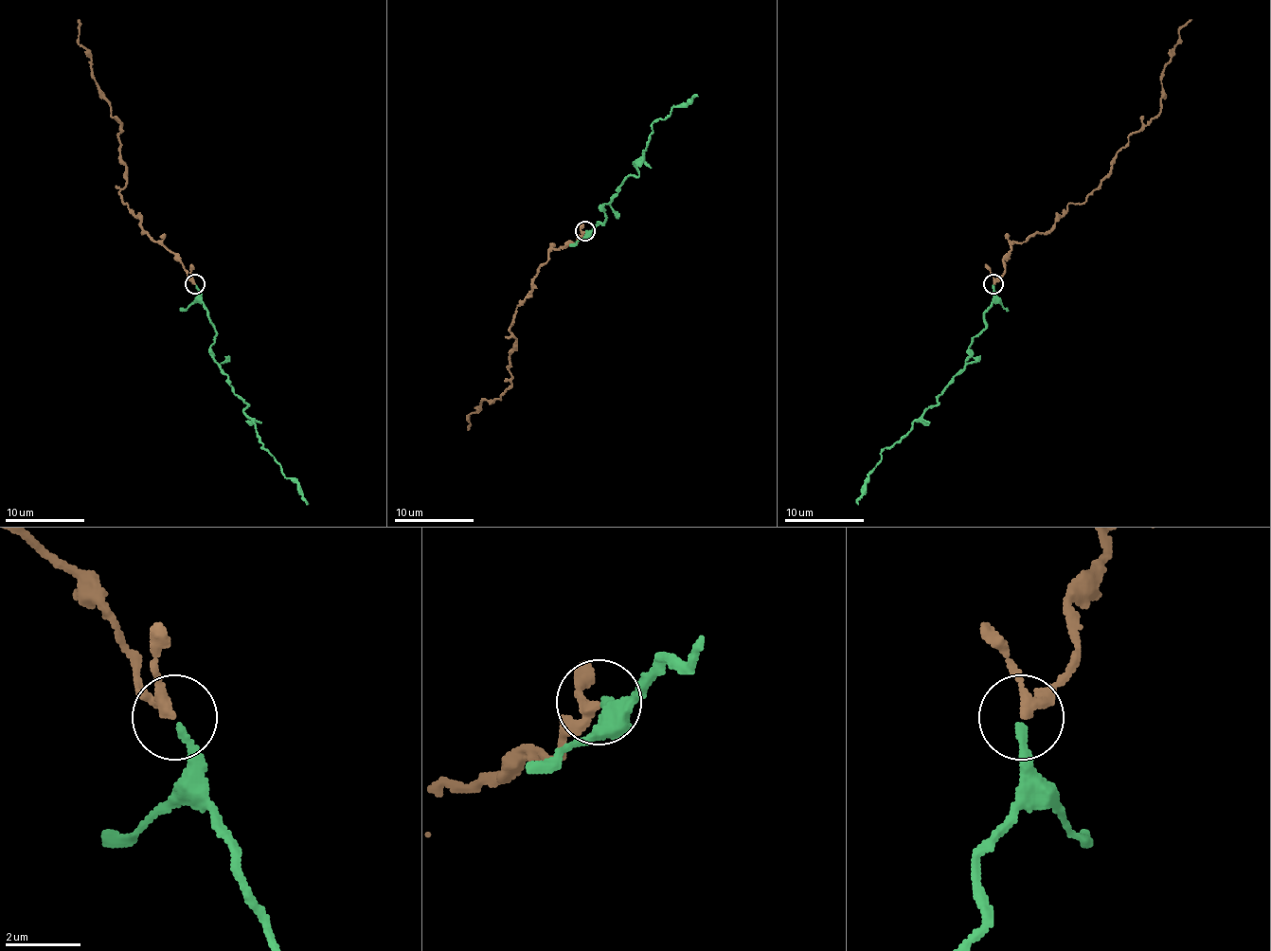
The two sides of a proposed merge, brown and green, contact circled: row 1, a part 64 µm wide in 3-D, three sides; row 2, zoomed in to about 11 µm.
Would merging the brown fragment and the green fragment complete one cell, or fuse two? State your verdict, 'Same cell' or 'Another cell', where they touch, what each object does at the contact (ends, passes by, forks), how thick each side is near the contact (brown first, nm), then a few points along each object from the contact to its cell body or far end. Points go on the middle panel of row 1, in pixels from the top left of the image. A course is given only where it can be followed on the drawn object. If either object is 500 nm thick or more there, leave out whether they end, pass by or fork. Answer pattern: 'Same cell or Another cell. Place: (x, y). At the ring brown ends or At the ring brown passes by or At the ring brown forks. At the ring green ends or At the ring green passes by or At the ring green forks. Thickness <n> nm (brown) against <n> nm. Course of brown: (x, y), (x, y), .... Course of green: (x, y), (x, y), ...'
Same cell. Place: (584, 231). At the ring brown passes by. At the ring green ends. Thickness 240 nm (brown) against 200 nm. Course of brown: (585, 230), (575, 242), (551, 250), (515, 308), (511, 385), (499, 398), (484, 400), (468, 418), (468, 429). Course of green: (585, 230), (603, 223), (600, 208), (623, 183), (638, 173), (635, 163), (645, 152), (653, 123), (698, 96)

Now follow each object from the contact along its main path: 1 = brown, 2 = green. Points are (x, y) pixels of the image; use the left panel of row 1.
1: (195, 283), (122, 200), (122, 124), (78, 43), (78, 19)
2: (195, 285), (213, 327), (211, 357), (249, 404), (245, 410), (262, 448), (309, 504)

